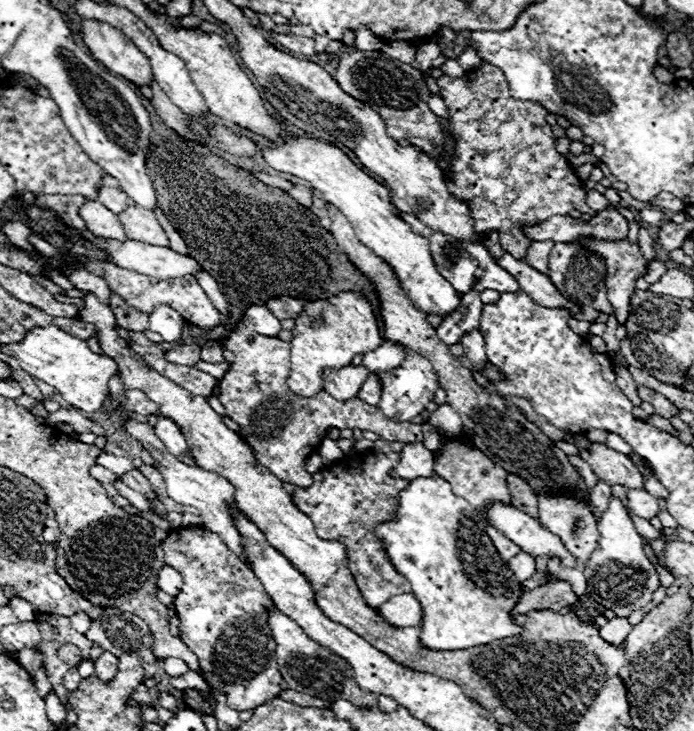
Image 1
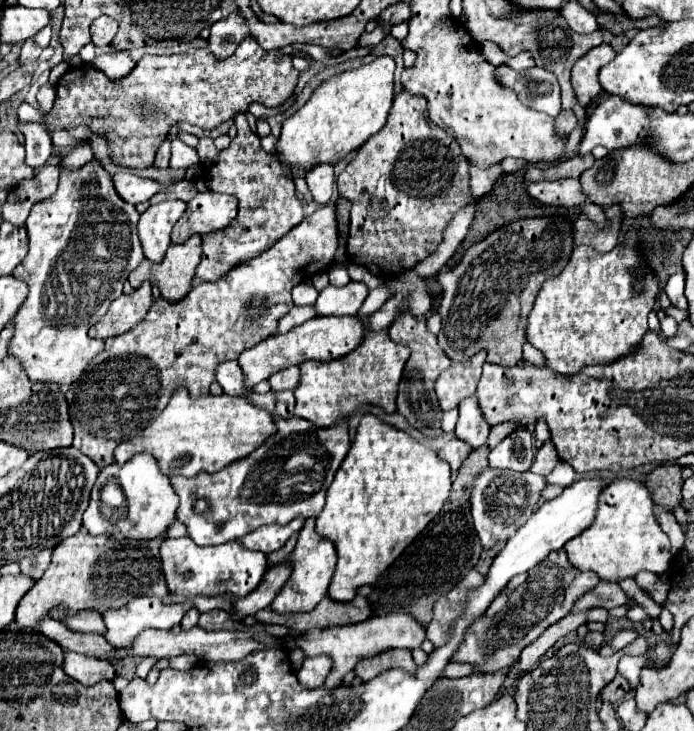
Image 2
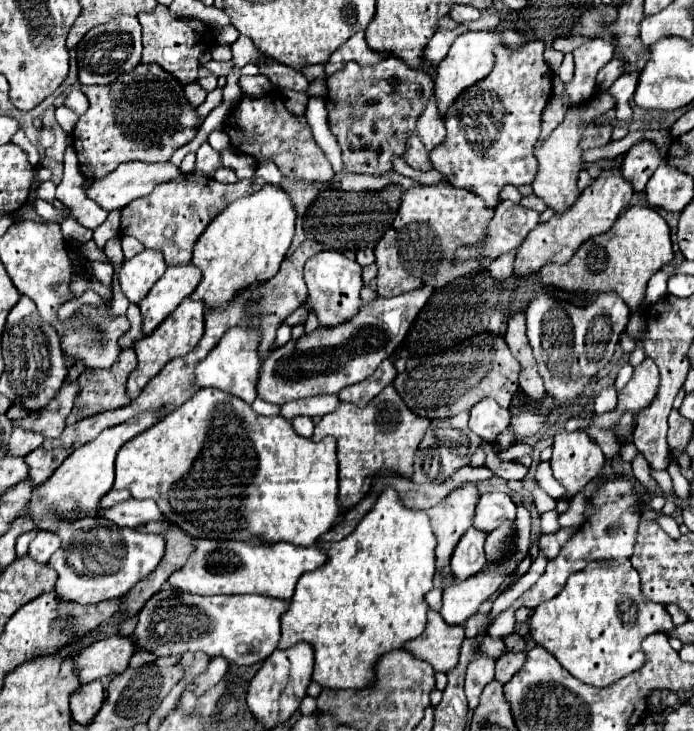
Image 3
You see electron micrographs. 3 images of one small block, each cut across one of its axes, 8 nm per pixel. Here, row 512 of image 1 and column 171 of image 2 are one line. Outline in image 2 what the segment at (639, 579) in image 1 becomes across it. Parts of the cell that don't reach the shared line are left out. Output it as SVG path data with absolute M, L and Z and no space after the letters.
M134 598L130 600L126 606L122 606L120 610L108 610L102 618L106 622L106 640L114 646L114 648L128 648L134 644L136 636L146 630L146 628L156 628L156 630L170 630L172 626L180 624L182 616L194 606L192 600L184 600L184 602L172 602L166 604L158 598Z

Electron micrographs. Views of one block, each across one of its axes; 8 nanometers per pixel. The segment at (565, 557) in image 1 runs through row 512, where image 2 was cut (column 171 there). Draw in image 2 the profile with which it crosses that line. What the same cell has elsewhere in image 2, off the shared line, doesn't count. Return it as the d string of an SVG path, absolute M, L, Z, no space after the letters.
M136 454L128 464L110 464L102 468L94 484L90 506L84 512L84 528L92 534L104 534L114 540L156 540L166 538L168 528L176 520L178 496L170 480L158 470L150 454Z

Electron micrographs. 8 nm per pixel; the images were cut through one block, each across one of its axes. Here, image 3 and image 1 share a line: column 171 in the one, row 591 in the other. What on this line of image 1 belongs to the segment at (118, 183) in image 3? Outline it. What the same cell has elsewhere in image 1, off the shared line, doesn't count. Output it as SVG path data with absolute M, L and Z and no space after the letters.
M166 566L166 568L162 568L162 570L158 572L158 588L160 588L162 592L166 592L166 594L170 594L170 596L178 596L182 584L184 584L184 580L182 580L182 576L180 576L174 568Z

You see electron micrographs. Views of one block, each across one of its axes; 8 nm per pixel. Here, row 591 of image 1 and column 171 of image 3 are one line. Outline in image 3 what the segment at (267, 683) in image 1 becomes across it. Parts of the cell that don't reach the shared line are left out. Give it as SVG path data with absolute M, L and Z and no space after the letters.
M181 175L172 182L156 186L156 190L152 190L148 196L130 202L122 210L122 234L138 238L146 248L160 250L168 266L190 262L194 242L202 234L202 230L210 224L210 218L214 218L214 214L218 214L222 206L234 202L236 198L246 196L258 186L260 184L254 184L252 180L222 184L204 176Z

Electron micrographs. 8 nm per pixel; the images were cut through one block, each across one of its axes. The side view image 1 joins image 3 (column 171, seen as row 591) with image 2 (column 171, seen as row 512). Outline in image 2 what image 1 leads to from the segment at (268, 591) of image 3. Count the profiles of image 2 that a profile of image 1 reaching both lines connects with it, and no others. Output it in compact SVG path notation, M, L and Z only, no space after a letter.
M188 536L186 538L166 538L160 544L160 558L162 558L162 572L166 578L166 586L172 598L192 598L192 596L218 596L218 594L232 594L242 598L250 594L258 582L262 580L268 564L262 552L252 552L242 548L236 540L226 542L222 546L196 546Z

